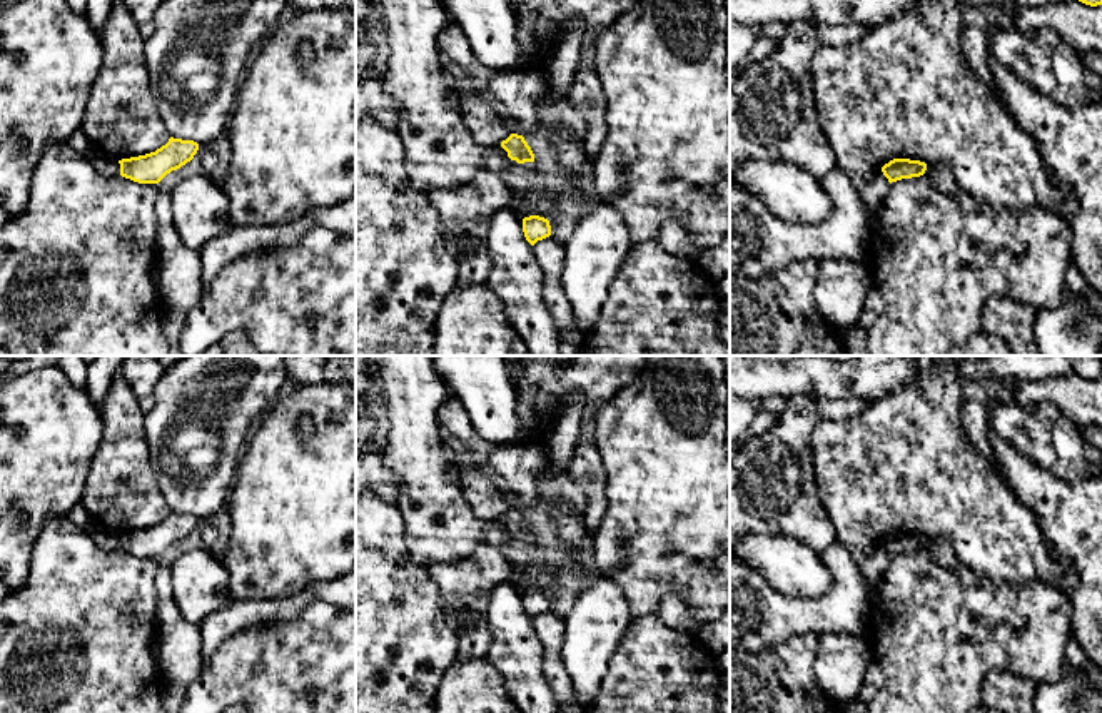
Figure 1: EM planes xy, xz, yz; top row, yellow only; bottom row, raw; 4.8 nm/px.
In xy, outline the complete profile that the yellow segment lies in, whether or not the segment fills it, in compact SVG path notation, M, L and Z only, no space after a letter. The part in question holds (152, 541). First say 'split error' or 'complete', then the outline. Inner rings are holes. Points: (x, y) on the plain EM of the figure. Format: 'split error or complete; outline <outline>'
complete; outline M170 511L155 526L119 534L120 549L139 558L159 558L167 548L190 536L197 524L197 516Z

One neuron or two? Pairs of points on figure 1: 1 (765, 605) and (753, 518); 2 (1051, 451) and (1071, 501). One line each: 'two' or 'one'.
1: two
2: two

